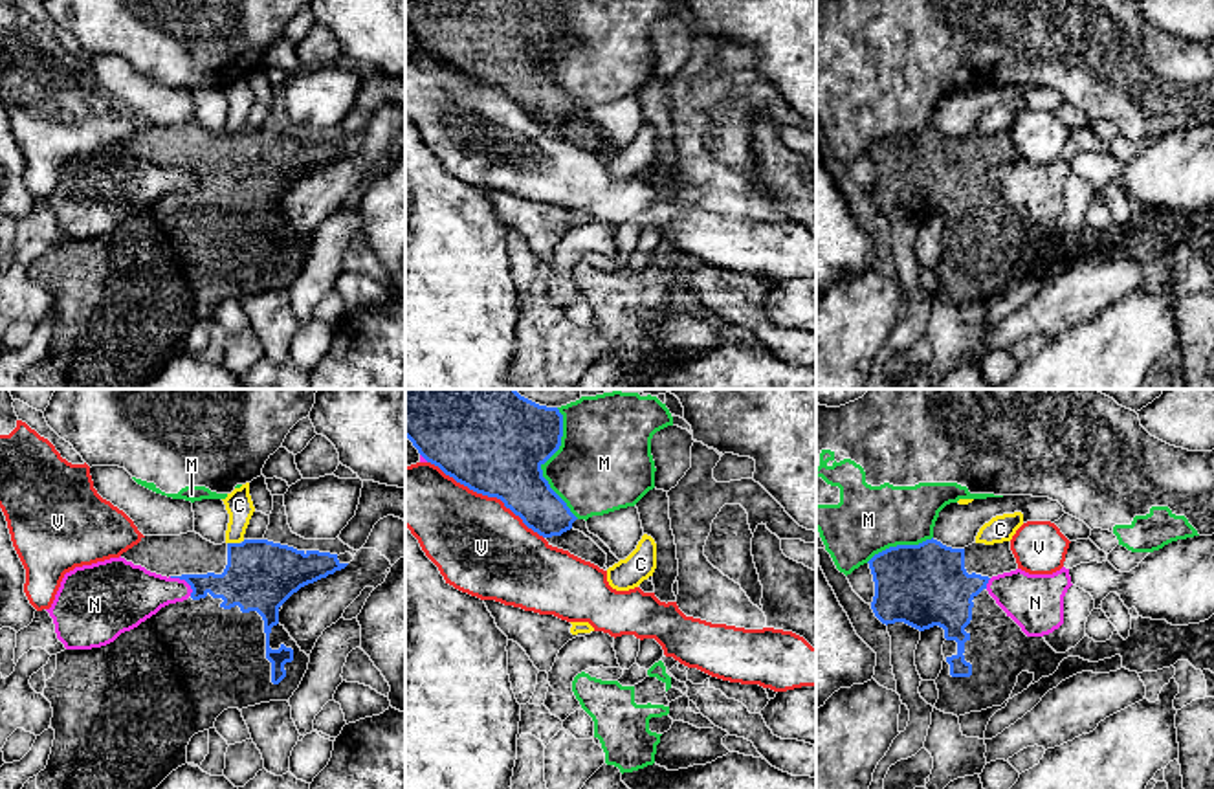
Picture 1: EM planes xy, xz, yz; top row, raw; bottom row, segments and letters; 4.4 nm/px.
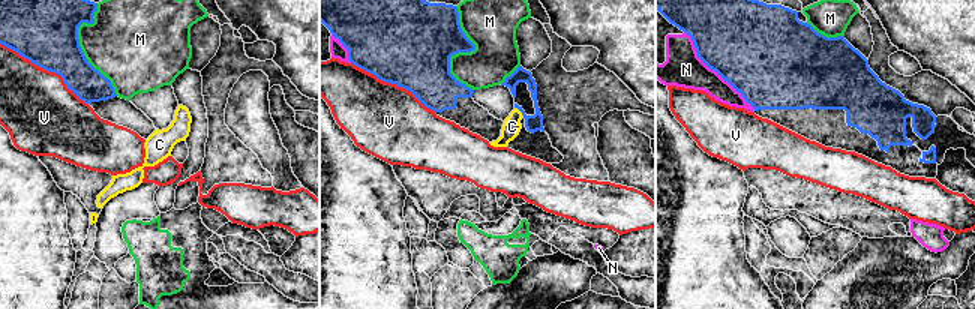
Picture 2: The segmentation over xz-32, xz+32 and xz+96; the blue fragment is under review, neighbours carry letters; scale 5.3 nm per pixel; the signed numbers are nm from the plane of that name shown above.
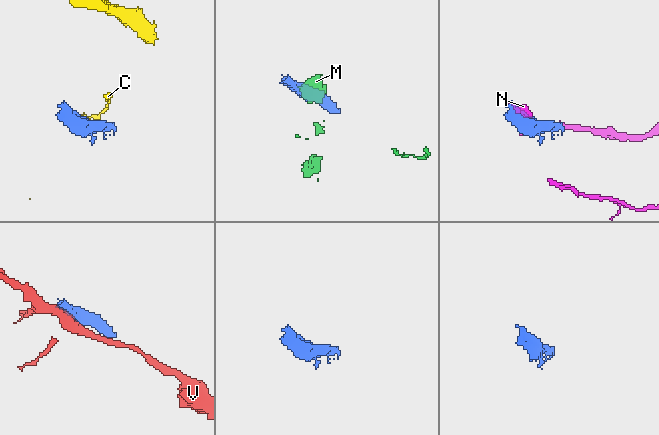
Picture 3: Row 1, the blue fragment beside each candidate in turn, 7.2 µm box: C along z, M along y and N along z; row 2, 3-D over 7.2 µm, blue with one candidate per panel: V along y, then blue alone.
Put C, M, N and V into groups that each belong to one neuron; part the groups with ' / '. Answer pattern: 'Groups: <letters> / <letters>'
Groups: C / M / N / V

